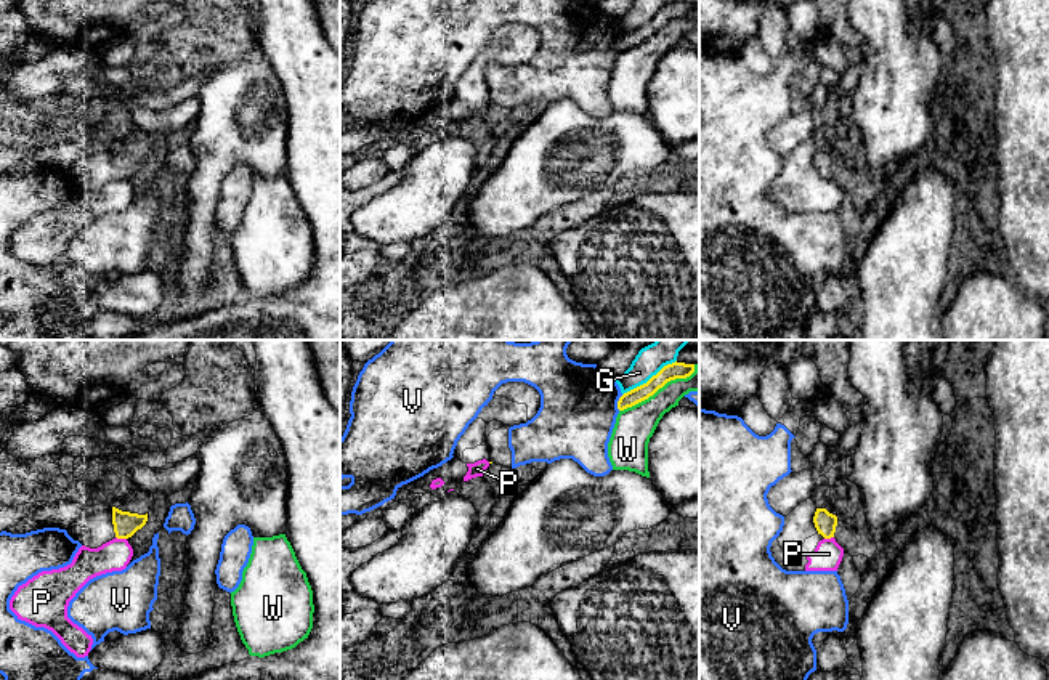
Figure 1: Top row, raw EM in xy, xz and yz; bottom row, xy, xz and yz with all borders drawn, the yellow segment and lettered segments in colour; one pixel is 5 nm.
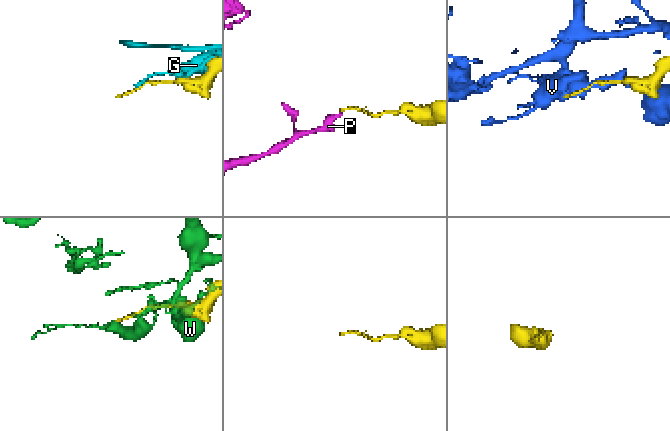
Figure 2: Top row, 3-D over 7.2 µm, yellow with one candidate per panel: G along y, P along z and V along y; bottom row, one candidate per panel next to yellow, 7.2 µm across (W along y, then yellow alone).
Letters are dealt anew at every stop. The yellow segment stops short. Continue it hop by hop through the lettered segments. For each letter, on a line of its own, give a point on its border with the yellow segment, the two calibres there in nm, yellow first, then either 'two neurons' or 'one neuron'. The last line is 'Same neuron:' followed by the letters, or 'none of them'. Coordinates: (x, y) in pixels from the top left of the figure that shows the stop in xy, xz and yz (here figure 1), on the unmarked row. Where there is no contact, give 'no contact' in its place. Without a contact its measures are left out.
G: contact xz (650, 20); calibres 80 and 120 nm; two neurons
P: contact xy (121, 178); calibres 120 and 160 nm; two neurons
V: contact xz (618, 44); calibres 80 and 380 nm; two neurons
W: contact xz (660, 28); calibres 80 and 200 nm; two neurons
Same neuron: none of them

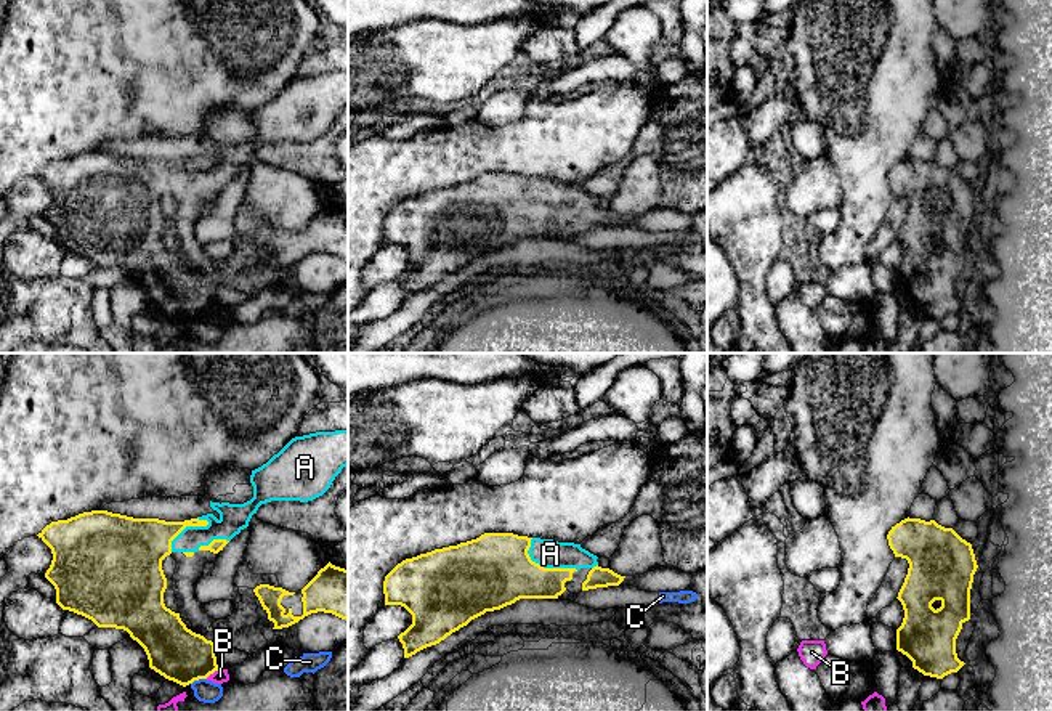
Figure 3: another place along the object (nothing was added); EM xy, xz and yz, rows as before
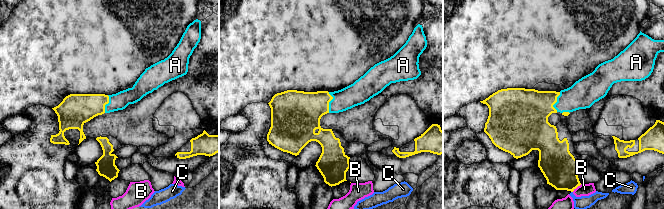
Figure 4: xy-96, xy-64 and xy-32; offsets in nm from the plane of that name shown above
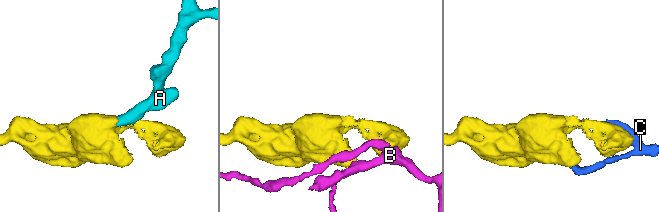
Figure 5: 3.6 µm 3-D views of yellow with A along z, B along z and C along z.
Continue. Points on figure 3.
A: contact xz (542, 207); calibres 380 and 140 nm; one neuron
B: contact xy (212, 313); calibres 280 and 70 nm; two neurons
C: contact xy (198, 320); calibres 280 and 110 nm; two neurons
Same neuron: A

